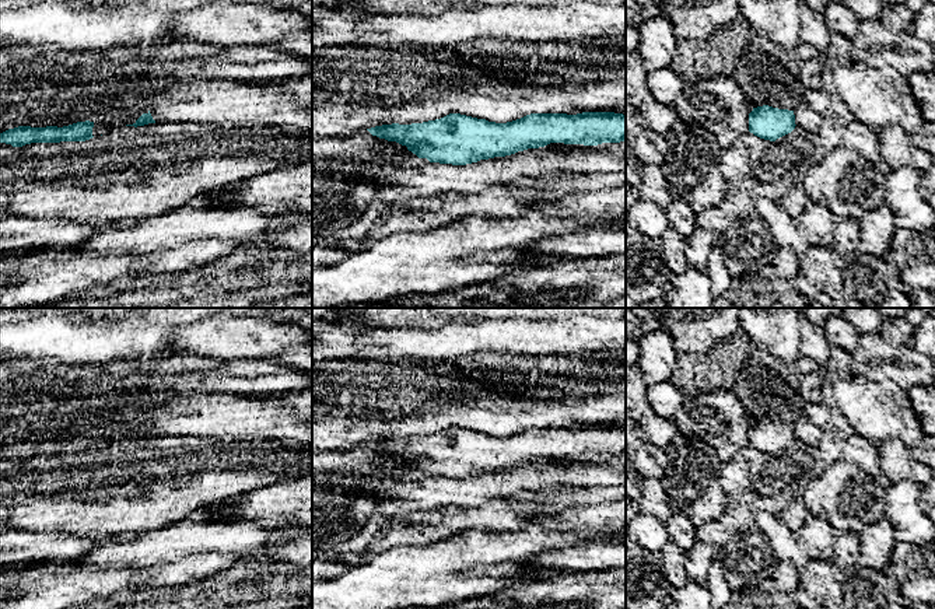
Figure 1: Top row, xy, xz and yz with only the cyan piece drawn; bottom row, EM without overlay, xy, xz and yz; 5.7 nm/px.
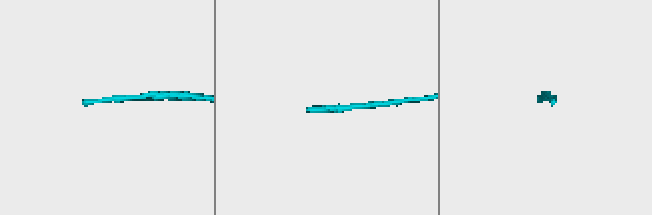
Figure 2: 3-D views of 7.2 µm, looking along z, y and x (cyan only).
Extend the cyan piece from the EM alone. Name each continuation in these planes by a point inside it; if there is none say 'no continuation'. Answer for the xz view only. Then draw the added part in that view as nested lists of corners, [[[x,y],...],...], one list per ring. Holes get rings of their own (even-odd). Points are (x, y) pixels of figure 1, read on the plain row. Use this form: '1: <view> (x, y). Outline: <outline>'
no continuation

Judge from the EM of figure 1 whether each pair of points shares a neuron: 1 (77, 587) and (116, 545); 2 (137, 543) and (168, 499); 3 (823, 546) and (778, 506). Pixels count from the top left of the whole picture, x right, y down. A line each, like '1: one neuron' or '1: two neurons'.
1: two neurons
2: two neurons
3: two neurons

